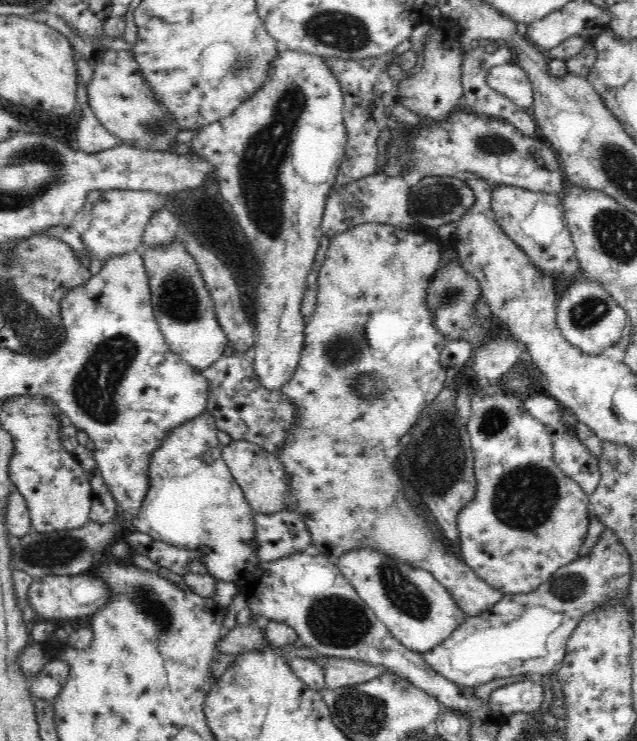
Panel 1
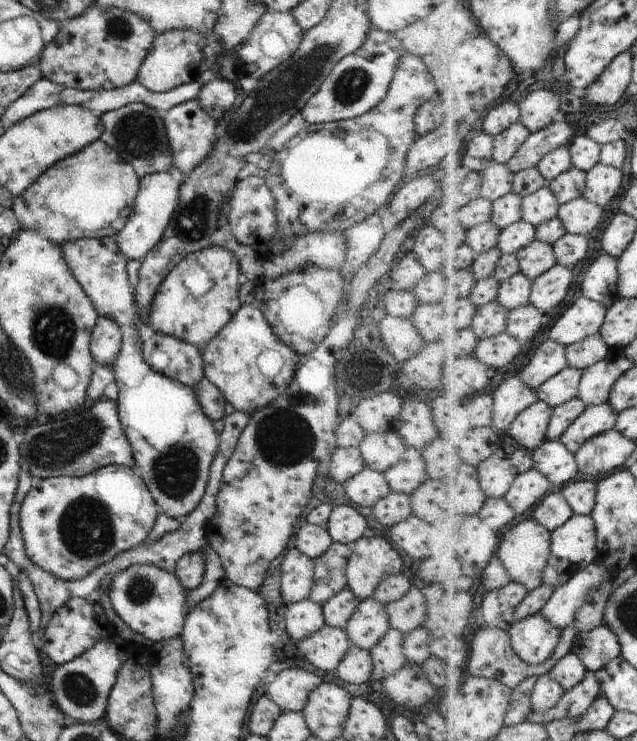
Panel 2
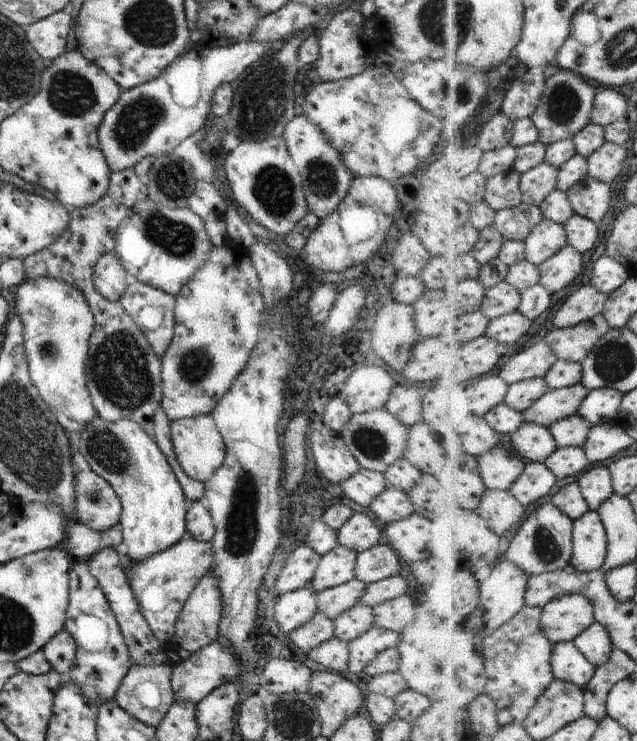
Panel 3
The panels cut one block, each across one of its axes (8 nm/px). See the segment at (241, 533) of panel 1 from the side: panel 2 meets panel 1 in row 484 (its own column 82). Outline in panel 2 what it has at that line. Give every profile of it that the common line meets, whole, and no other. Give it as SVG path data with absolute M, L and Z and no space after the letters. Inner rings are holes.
M98 140L48 168L28 190L15 197L13 212L21 230L36 230L52 243L105 238L121 232L132 215L139 177L118 152Z

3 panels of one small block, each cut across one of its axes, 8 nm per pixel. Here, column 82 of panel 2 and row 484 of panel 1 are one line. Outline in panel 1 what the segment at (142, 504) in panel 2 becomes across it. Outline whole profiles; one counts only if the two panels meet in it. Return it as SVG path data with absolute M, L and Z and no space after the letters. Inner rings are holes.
M496 336L492 338L488 343L484 345L475 346L475 354L472 356L474 365L472 368L478 378L478 386L471 396L472 410L470 412L469 421L467 423L467 431L471 438L471 447L473 455L475 456L475 463L473 470L477 481L474 498L470 502L466 503L466 506L458 513L457 516L457 529L459 530L460 538L460 556L482 580L485 580L490 586L501 590L503 594L528 594L532 590L536 590L540 584L554 579L555 572L566 565L569 565L573 560L578 558L578 552L586 540L586 533L588 532L588 524L590 524L590 513L592 509L589 504L589 496L583 491L574 480L570 479L566 474L560 471L559 466L553 459L553 444L550 438L550 433L544 427L544 424L537 421L534 416L527 413L525 408L525 402L523 397L515 396L515 394L509 394L500 381L503 377L512 371L516 366L519 366L523 360L529 359L526 347L512 339L512 336Z

